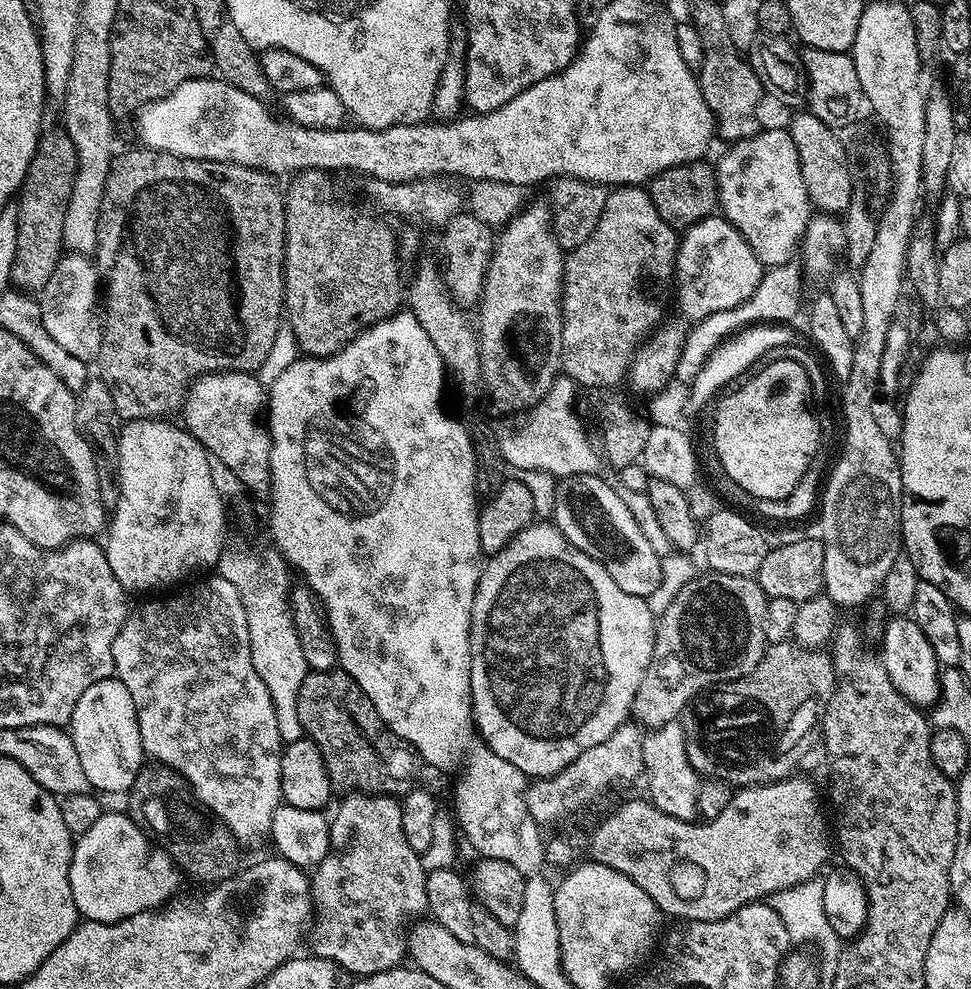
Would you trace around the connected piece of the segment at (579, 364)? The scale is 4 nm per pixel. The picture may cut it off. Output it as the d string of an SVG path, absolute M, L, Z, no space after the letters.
M620 186L615 190L609 191L608 197L606 198L606 206L602 210L602 218L598 218L598 226L594 230L594 234L586 241L582 242L582 246L571 249L567 253L565 262L564 262L564 290L560 294L560 313L564 321L562 322L562 350L560 351L560 367L562 369L563 375L567 379L575 382L577 385L583 386L585 384L588 388L608 388L611 384L616 384L619 382L623 376L626 376L626 373L630 368L630 361L633 359L634 353L637 351L638 345L665 319L664 316L664 283L671 281L674 276L674 269L676 267L676 249L678 247L678 232L677 229L671 228L671 226L665 222L662 218L662 214L658 214L658 210L654 206L654 202L648 197L648 189L644 186Z

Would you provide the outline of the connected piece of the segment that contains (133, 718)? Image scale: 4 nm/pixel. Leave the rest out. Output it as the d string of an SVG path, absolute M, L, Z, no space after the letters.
M115 676L100 679L84 690L69 720L68 733L74 756L78 758L89 787L95 791L122 793L135 787L146 753L141 746L134 700L121 680Z

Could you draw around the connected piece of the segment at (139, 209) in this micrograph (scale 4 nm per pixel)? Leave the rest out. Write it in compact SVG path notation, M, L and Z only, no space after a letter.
M135 146L135 147L136 147L136 148L132 148L132 149L130 149L130 150L129 150L129 152L124 152L124 153L122 153L122 154L121 154L121 156L120 156L120 153L119 153L119 154L116 154L116 155L113 155L113 157L112 157L112 165L111 165L111 166L110 166L110 174L109 174L109 175L108 175L108 177L107 177L107 178L106 178L106 190L105 190L105 191L104 191L104 197L103 197L103 198L102 198L102 210L101 210L101 211L100 211L100 217L99 217L99 218L98 218L98 242L97 242L97 243L96 243L96 250L95 250L95 253L94 253L94 263L95 263L95 265L96 265L96 267L97 267L97 269L98 269L98 271L99 271L99 274L100 274L100 279L101 279L101 281L102 281L102 300L103 300L103 303L104 303L104 300L105 300L105 302L106 302L106 303L108 303L108 312L107 312L107 308L106 308L106 315L105 315L105 316L104 316L104 317L103 317L103 320L102 320L102 327L103 327L103 329L104 329L104 333L103 333L103 334L102 334L102 346L101 346L101 347L100 347L100 355L99 355L99 357L98 357L98 365L99 365L99 364L100 364L100 371L98 371L98 376L99 376L99 378L100 378L100 379L102 379L102 380L104 380L104 382L105 382L105 384L106 384L106 386L107 386L107 387L108 387L108 388L109 388L109 390L110 390L110 391L111 391L111 392L112 392L112 401L111 401L111 403L112 403L112 404L113 404L113 405L114 405L114 408L115 408L115 411L116 411L116 410L118 410L118 411L120 411L120 412L125 412L125 414L126 414L126 415L125 415L125 417L128 417L128 418L131 418L131 419L134 419L134 420L155 420L155 419L157 419L157 418L164 418L164 417L167 417L167 415L166 415L166 414L167 414L167 412L172 412L172 411L174 411L174 410L175 410L175 408L176 408L176 411L177 411L177 409L179 409L179 408L180 408L180 407L181 407L181 405L183 405L183 403L184 403L184 401L185 401L185 399L186 399L186 393L187 393L187 391L188 391L188 389L189 389L189 387L190 387L190 385L191 385L191 383L192 383L192 381L193 381L193 380L195 380L195 379L196 379L196 377L197 377L197 376L206 376L206 375L208 375L208 373L210 373L210 372L250 372L250 373L255 373L255 372L256 372L256 371L257 371L257 370L259 370L259 369L260 369L260 367L261 367L261 366L262 366L262 362L266 362L266 354L270 354L270 353L271 353L271 352L272 352L272 347L273 347L273 346L274 346L274 338L275 338L275 337L276 337L276 336L277 336L277 335L278 335L278 333L280 333L280 331L281 331L281 330L282 330L282 309L283 309L283 307L284 307L284 239L285 239L285 238L286 238L286 214L285 214L285 213L284 213L284 202L285 202L285 199L286 199L286 196L285 196L285 193L284 193L284 192L283 192L283 191L282 191L282 188L281 188L281 192L280 192L280 188L279 188L279 186L278 186L278 185L276 185L276 180L277 180L277 177L276 177L276 176L275 176L275 175L273 175L273 173L271 173L271 172L263 172L263 170L261 170L261 168L247 168L247 167L246 167L246 166L244 166L244 165L242 165L242 164L234 164L234 163L232 163L232 161L230 161L230 160L195 160L195 159L194 159L194 158L182 158L182 157L181 157L181 156L175 156L175 155L174 155L174 154L170 154L170 153L169 153L169 152L153 152L153 151L152 151L152 149L150 149L150 148L145 148L145 147L143 147L143 146Z

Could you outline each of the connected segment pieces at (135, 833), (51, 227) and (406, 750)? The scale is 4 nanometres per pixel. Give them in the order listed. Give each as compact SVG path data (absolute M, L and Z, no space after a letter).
M124 810L101 811L98 822L75 837L68 875L70 894L74 894L74 906L85 921L113 924L139 912L159 910L181 891L181 869L163 847L155 848L152 843L153 837Z
M62 126L45 127L15 201L18 210L18 250L16 261L12 264L11 283L21 292L43 292L46 282L50 282L50 274L54 274L54 266L65 251L62 222L66 218L66 202L70 202L77 166L78 154L66 129Z
M339 666L321 672L310 670L302 678L302 686L298 686L298 722L302 722L305 737L322 754L333 785L341 784L344 790L395 793L395 788L406 783L418 765L412 745L384 725L362 686Z

